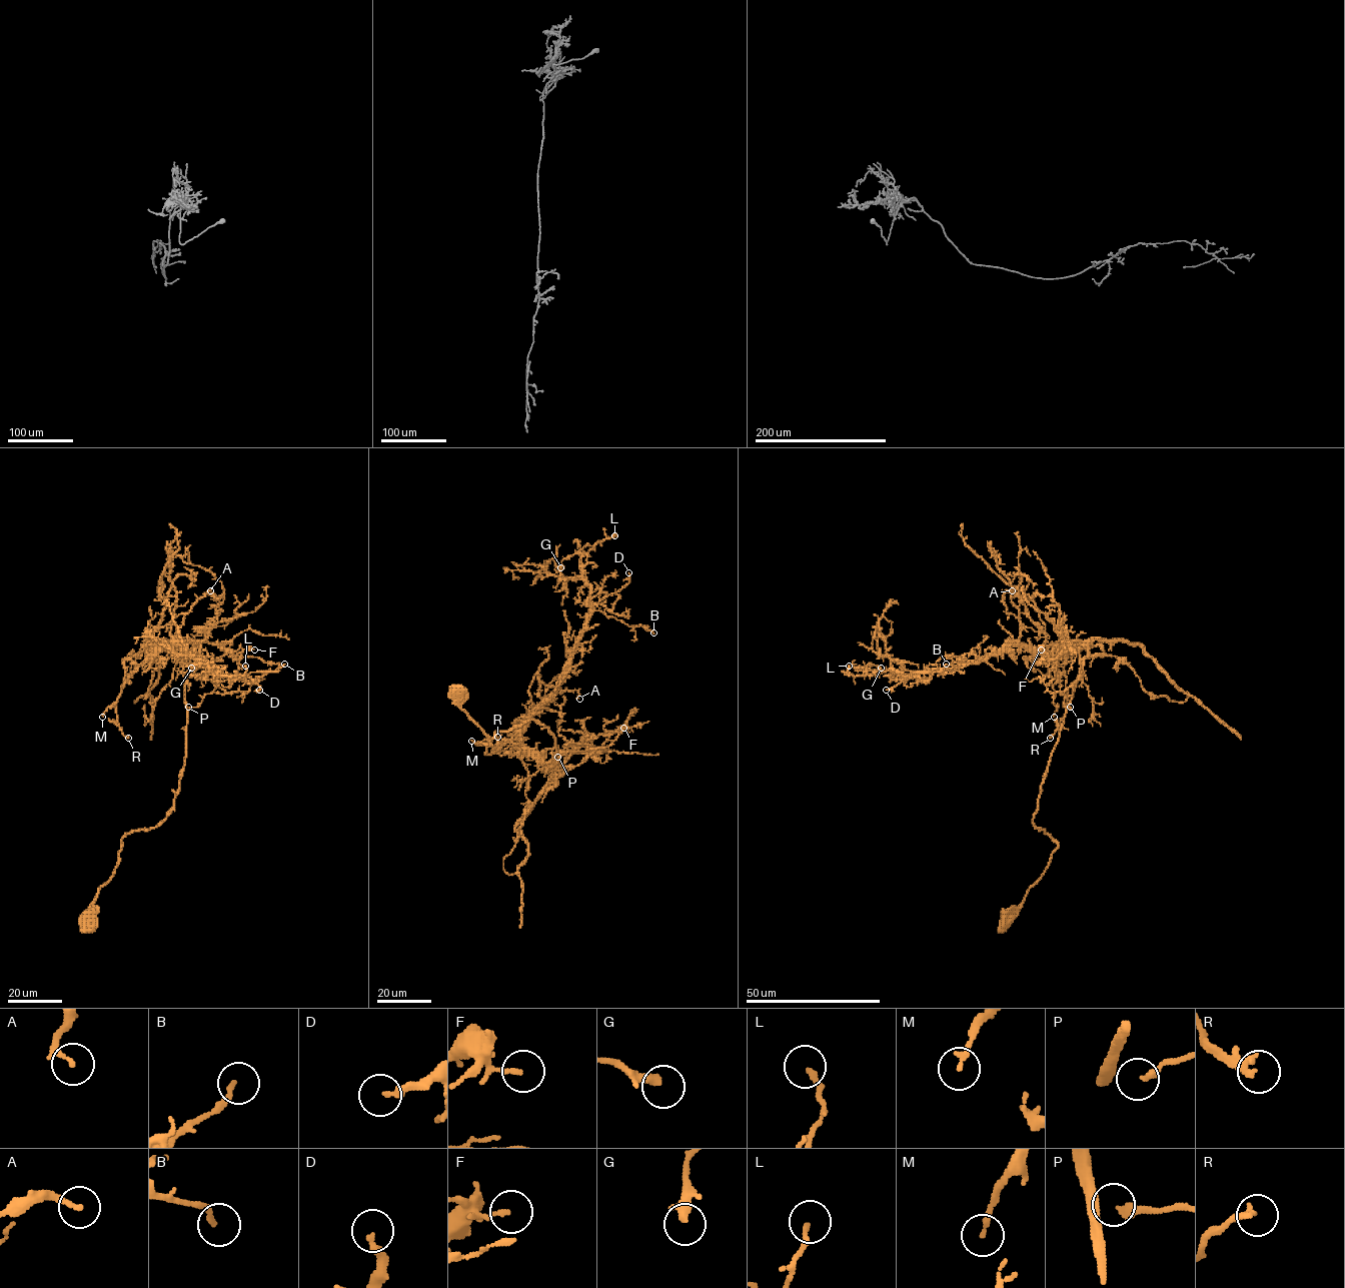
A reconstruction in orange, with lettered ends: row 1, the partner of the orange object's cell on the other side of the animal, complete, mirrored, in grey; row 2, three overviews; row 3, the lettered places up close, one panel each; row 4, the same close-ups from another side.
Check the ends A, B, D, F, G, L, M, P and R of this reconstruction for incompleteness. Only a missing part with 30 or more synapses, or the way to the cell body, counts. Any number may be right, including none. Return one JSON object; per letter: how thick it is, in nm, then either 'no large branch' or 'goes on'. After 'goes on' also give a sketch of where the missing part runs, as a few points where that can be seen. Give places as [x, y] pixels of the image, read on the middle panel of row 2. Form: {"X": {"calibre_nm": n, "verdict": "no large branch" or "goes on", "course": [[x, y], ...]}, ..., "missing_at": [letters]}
{"A": {"calibre_nm": 170, "verdict": "no large branch"}, "B": {"calibre_nm": 180, "verdict": "no large branch"}, "D": {"calibre_nm": 240, "verdict": "no large branch"}, "F": {"calibre_nm": 150, "verdict": "no large branch"}, "G": {"calibre_nm": 240, "verdict": "no large branch"}, "L": {"calibre_nm": 170, "verdict": "no large branch"}, "M": {"calibre_nm": 170, "verdict": "no large branch"}, "P": {"calibre_nm": 200, "verdict": "no large branch"}, "R": {"calibre_nm": 280, "verdict": "no large branch"}, "missing_at": []}

